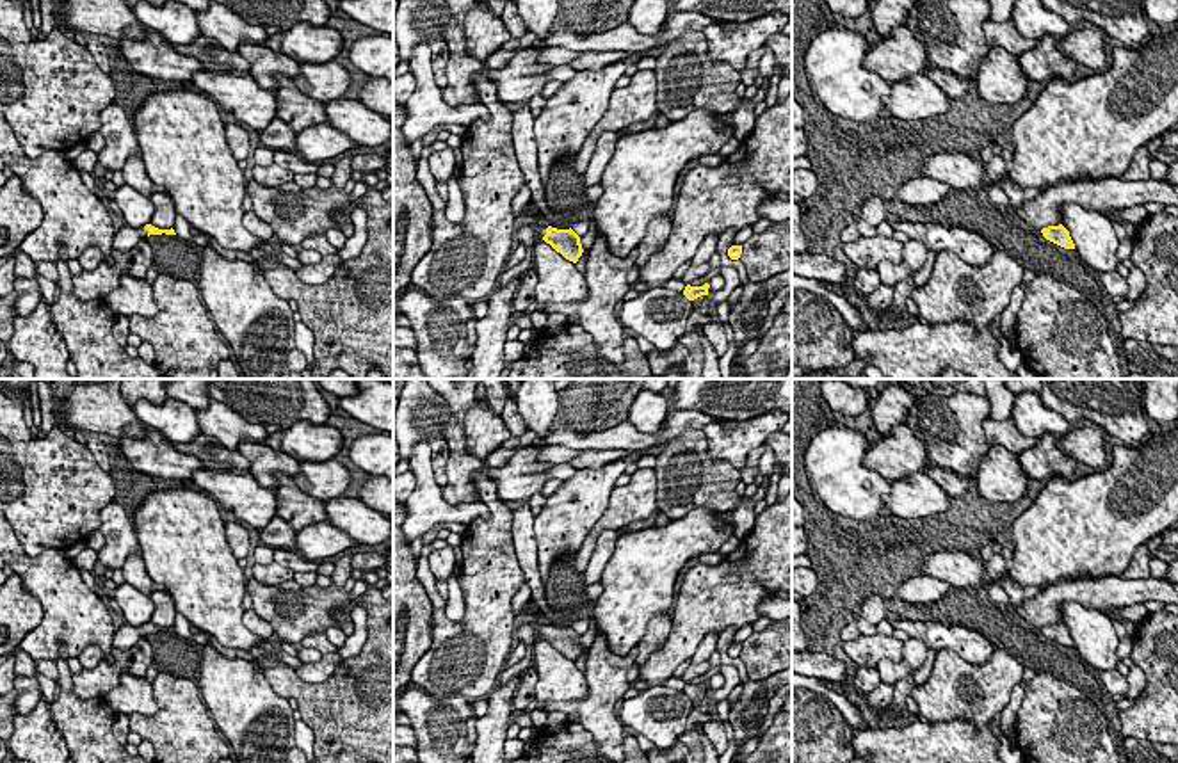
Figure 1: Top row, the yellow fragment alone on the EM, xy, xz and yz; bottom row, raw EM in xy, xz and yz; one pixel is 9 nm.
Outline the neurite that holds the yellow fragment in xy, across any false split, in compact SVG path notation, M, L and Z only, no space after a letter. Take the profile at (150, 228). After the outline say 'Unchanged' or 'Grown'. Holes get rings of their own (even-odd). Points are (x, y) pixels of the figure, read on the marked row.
M126 224L116 233L112 247L119 249L119 251L130 251L132 247L137 245L139 240L142 240L149 235L162 235L162 233L176 235L173 228L171 229L158 229L151 224L146 224L144 228L135 229Z. Grown

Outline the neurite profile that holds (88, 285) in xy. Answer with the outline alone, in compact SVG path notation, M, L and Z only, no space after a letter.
M146 238L139 240L130 251L112 249L114 263L105 260L94 270L71 274L71 293L80 301L105 299L119 286L119 277L130 274L135 279L146 279L153 265L153 253Z

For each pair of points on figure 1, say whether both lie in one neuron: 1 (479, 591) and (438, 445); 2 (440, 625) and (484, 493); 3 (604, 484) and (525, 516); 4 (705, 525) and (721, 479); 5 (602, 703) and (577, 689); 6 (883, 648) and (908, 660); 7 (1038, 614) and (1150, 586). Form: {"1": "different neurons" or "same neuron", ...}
{"1": "different neurons", "2": "same neuron", "3": "different neurons", "4": "different neurons", "5": "different neurons", "6": "different neurons", "7": "same neuron"}

